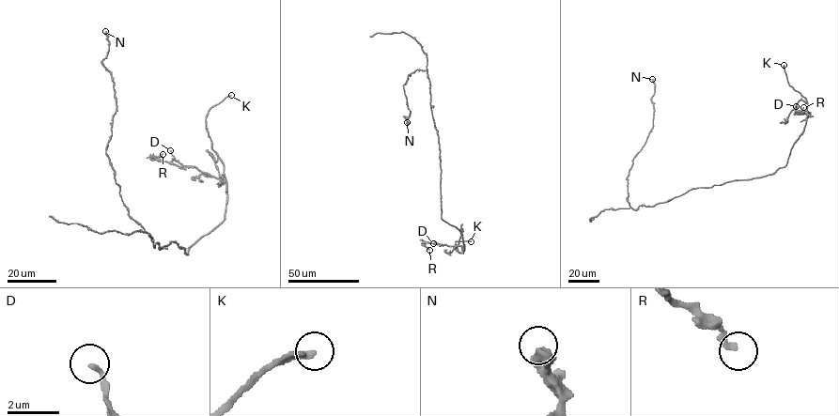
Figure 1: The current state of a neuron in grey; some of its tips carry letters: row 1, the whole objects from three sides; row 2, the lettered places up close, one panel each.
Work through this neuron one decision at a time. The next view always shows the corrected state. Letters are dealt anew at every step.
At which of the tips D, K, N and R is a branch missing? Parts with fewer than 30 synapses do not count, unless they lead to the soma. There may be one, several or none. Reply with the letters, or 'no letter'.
K

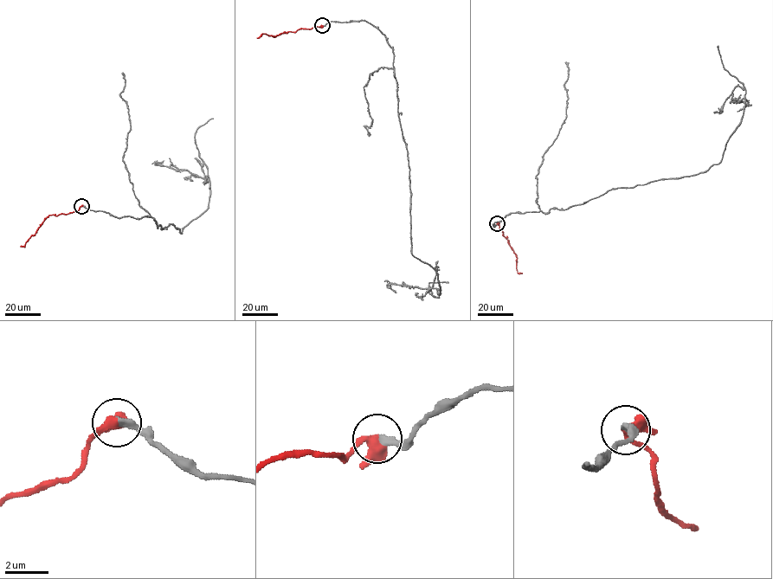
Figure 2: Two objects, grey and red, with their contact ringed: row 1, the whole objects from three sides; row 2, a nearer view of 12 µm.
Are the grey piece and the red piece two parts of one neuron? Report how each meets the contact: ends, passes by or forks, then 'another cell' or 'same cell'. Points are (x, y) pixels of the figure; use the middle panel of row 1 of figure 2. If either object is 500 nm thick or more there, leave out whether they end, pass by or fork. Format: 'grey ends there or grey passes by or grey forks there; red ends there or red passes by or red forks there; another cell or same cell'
grey ends there; red passes by; same cell

